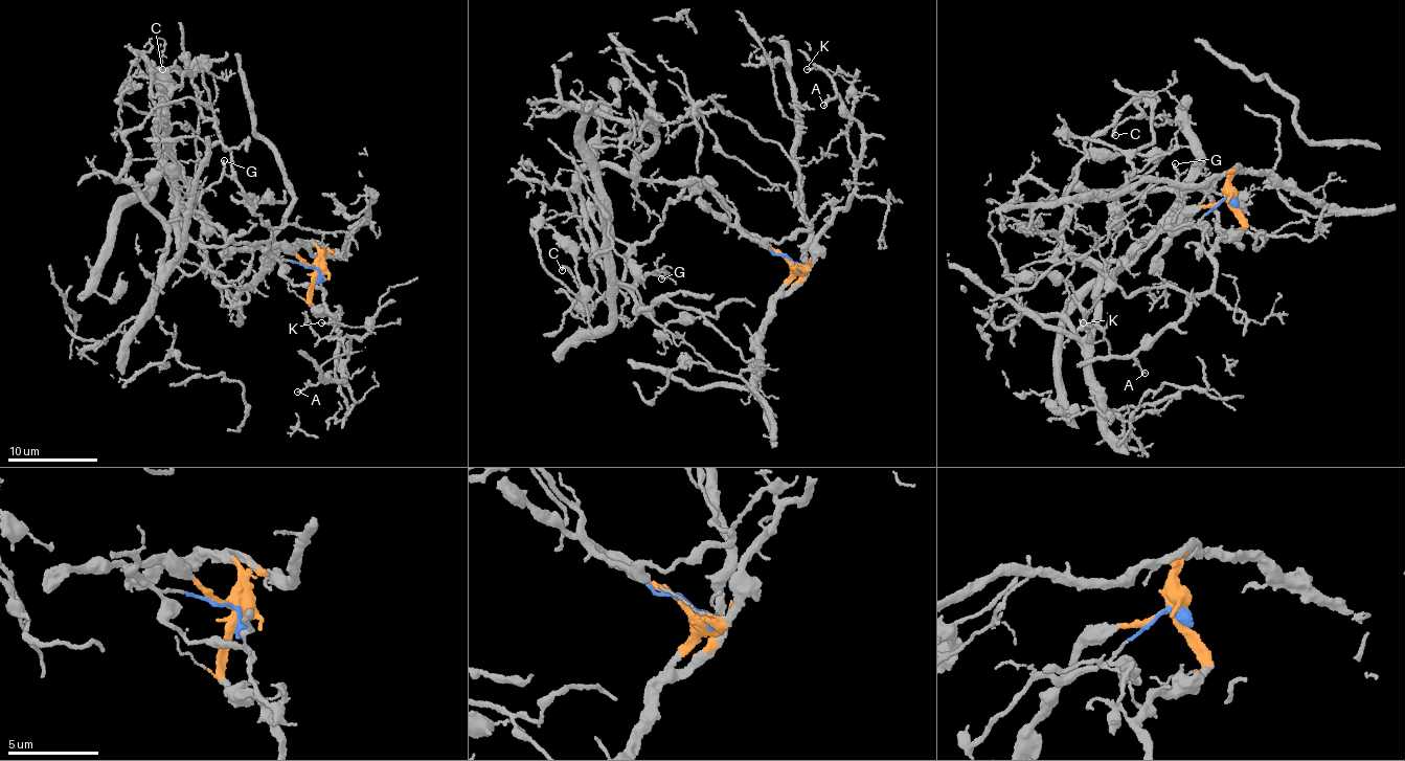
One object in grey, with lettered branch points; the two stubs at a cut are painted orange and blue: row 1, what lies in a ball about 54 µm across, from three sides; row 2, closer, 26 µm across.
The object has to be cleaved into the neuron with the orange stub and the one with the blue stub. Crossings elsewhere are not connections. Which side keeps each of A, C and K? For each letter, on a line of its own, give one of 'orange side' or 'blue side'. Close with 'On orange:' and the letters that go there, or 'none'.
A: orange side
C: blue side
K: orange side
On orange: A, K

